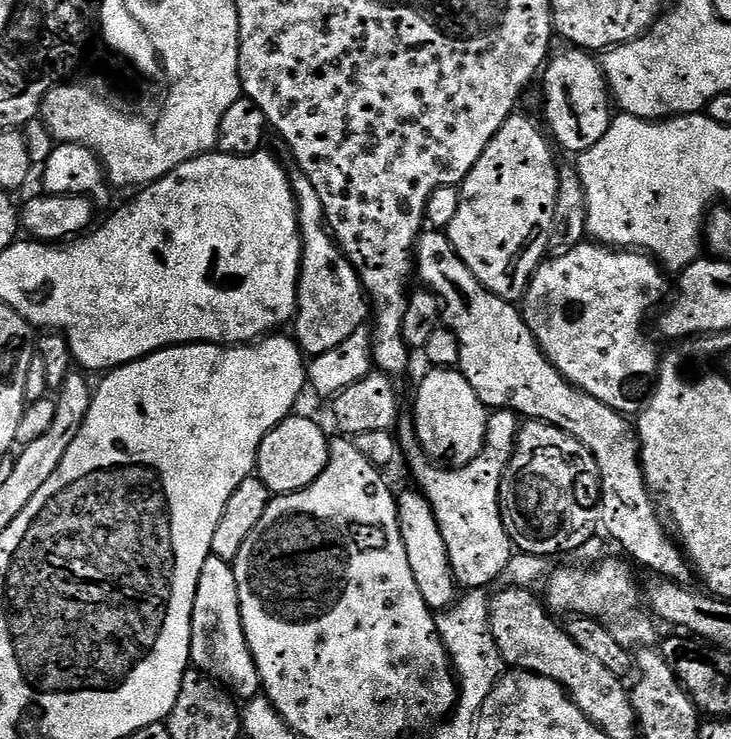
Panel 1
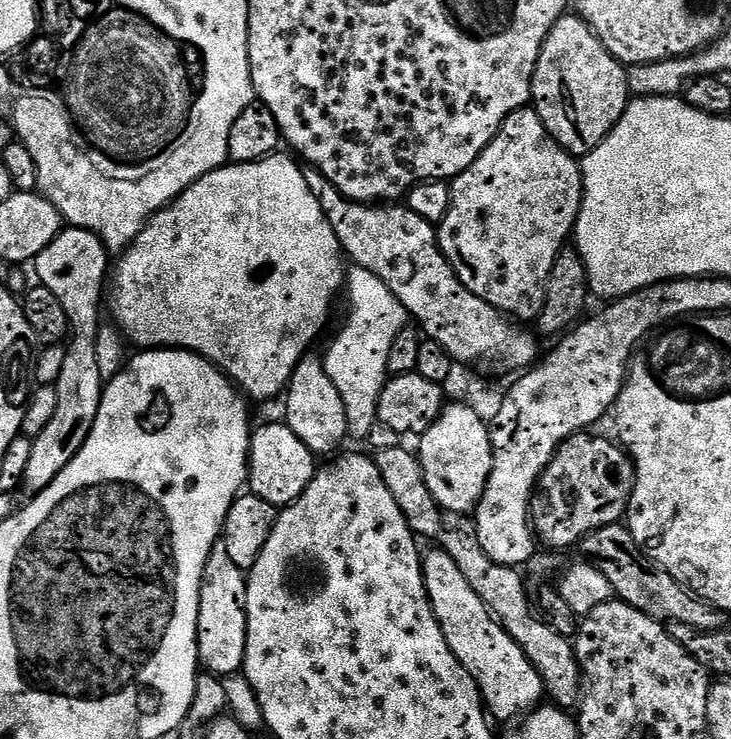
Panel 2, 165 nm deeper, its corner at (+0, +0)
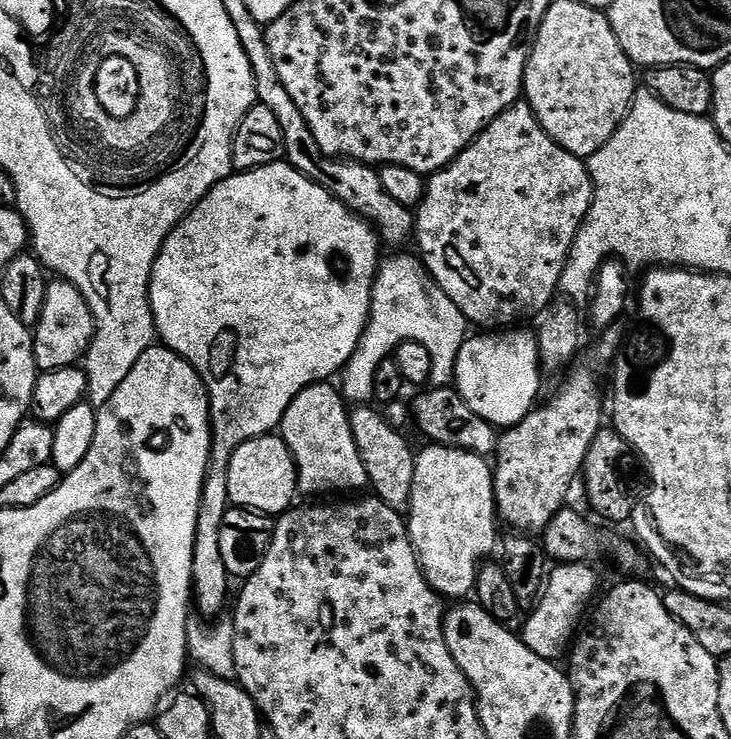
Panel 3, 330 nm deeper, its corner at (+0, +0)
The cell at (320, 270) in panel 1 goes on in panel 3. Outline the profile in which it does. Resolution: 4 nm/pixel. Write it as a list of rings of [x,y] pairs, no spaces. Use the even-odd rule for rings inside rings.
[[[328,382],[304,388],[302,394],[290,402],[278,432],[292,451],[298,488],[303,495],[304,492],[308,496],[316,496],[319,492],[356,494],[359,488],[369,487],[368,471],[358,454],[349,415],[343,395]]]

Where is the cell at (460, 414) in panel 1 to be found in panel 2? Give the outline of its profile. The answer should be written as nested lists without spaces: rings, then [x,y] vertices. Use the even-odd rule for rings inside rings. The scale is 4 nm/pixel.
[[[448,402],[438,419],[419,437],[420,470],[437,508],[461,514],[471,513],[475,509],[492,469],[492,443],[488,429],[486,421],[471,409]]]

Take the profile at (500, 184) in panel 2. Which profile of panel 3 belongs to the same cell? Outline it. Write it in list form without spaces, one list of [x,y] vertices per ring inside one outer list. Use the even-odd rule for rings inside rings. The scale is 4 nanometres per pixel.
[[[517,102],[497,120],[490,122],[487,130],[469,148],[464,149],[462,155],[448,163],[441,172],[431,173],[427,177],[424,197],[414,212],[414,240],[420,243],[419,255],[422,257],[427,275],[431,279],[433,276],[436,279],[435,287],[447,294],[473,325],[481,324],[481,329],[504,330],[509,326],[519,325],[519,320],[528,320],[536,315],[539,317],[557,299],[564,263],[567,262],[575,236],[591,208],[592,193],[592,180],[587,163],[581,157],[570,154],[562,146],[558,146],[558,142],[554,142],[550,134],[546,134],[546,130],[538,122],[534,110],[527,102]]]

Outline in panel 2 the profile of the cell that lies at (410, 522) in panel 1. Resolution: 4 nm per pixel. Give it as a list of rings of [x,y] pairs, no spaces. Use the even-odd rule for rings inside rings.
[[[439,546],[429,548],[432,549],[423,553],[420,569],[428,601],[446,638],[446,646],[450,646],[454,658],[458,658],[461,666],[474,678],[491,719],[519,721],[543,701],[540,699],[545,699],[544,683],[538,670],[534,670],[518,642],[514,642],[514,638],[510,638],[507,630],[496,621],[482,598],[470,590],[470,582],[466,582],[462,570],[458,570],[454,558]]]

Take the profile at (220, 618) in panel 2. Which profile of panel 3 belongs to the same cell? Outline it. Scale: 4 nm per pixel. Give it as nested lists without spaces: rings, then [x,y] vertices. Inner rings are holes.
[[[281,162],[279,164],[271,164],[270,166],[262,166],[261,168],[255,168],[249,172],[236,172],[235,174],[228,176],[225,180],[220,180],[215,184],[210,191],[206,193],[203,198],[187,214],[182,217],[179,222],[176,223],[176,229],[165,238],[163,246],[160,247],[160,253],[158,258],[154,262],[154,270],[152,271],[152,277],[148,283],[148,289],[150,290],[150,306],[152,307],[152,313],[154,314],[154,322],[156,323],[156,330],[159,339],[162,341],[163,347],[169,348],[172,352],[177,352],[178,355],[191,364],[193,370],[200,375],[204,380],[204,389],[208,391],[208,407],[210,409],[210,415],[212,418],[212,459],[208,462],[208,473],[204,479],[204,485],[202,486],[202,498],[200,499],[200,505],[198,506],[198,526],[196,527],[196,541],[194,542],[194,566],[192,567],[192,591],[194,593],[194,604],[200,607],[201,617],[204,618],[216,618],[208,616],[216,616],[224,608],[224,603],[228,600],[228,583],[230,583],[230,577],[226,570],[226,562],[222,562],[222,549],[221,549],[221,535],[222,535],[222,518],[226,518],[228,509],[232,504],[230,498],[230,482],[228,481],[228,463],[230,458],[234,454],[234,450],[238,450],[238,446],[242,442],[247,440],[253,440],[259,436],[267,436],[275,433],[280,427],[282,418],[286,414],[286,410],[290,406],[290,402],[294,402],[294,398],[298,398],[298,394],[302,394],[304,388],[309,388],[312,384],[323,384],[331,381],[337,374],[343,373],[344,368],[348,364],[348,360],[354,354],[354,350],[358,346],[358,342],[362,338],[364,333],[364,327],[368,321],[368,315],[370,314],[370,298],[372,297],[372,287],[374,286],[374,278],[376,277],[376,270],[380,267],[382,259],[382,241],[375,228],[368,223],[367,220],[357,216],[355,212],[351,212],[347,206],[342,202],[338,202],[338,198],[334,198],[332,192],[328,192],[322,186],[318,186],[314,182],[310,182],[310,178],[306,178],[298,170],[294,170],[292,165],[287,162]]]

